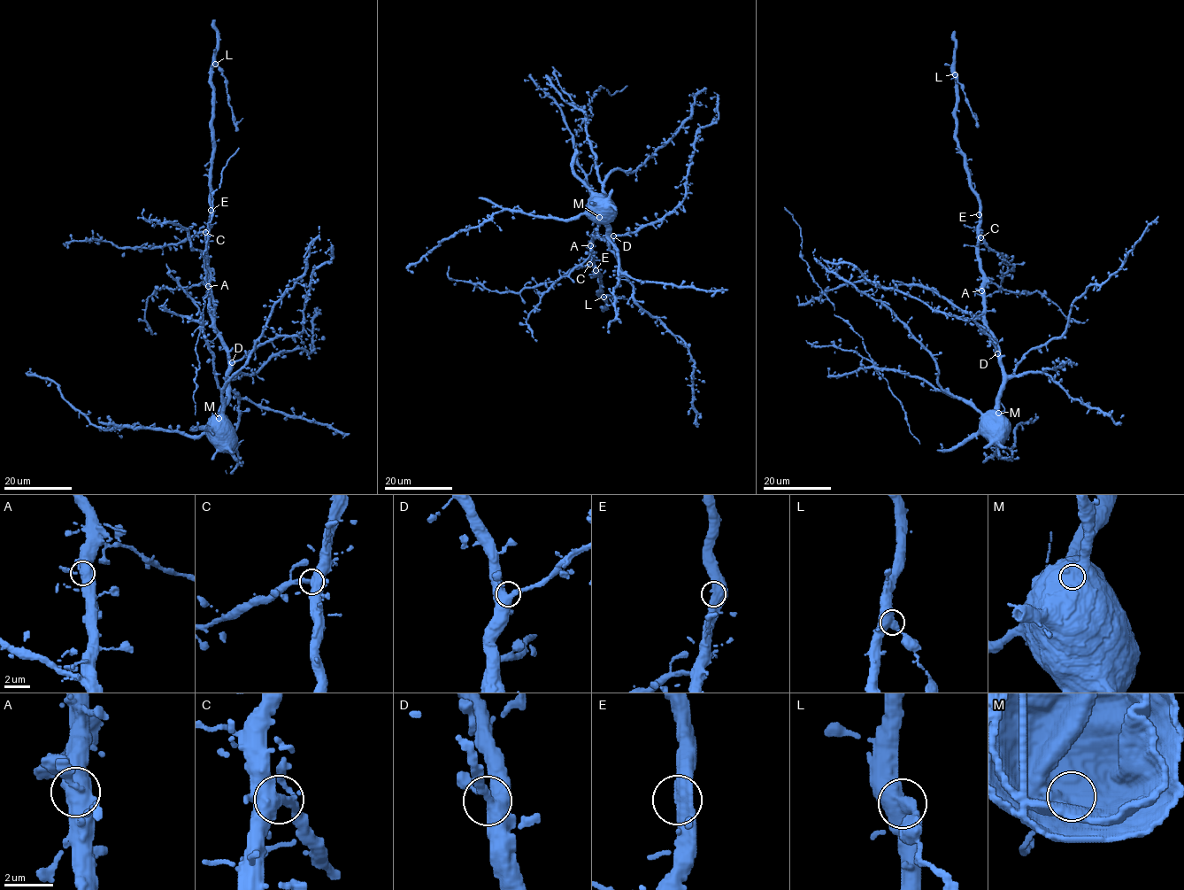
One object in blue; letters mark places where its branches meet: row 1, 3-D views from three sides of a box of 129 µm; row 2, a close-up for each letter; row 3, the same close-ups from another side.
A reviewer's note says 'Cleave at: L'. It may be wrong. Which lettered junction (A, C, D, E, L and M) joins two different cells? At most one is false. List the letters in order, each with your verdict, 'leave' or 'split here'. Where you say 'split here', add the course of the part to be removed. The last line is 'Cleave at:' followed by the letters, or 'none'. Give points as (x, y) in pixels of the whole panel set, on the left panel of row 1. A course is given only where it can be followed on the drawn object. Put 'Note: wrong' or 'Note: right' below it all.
A: leave
C: leave
D: leave
E: leave
L: split here; course (216, 64), (225, 78), (234, 123), (235, 125), (242, 118)
M: leave
Cleave at: L
Note: right

